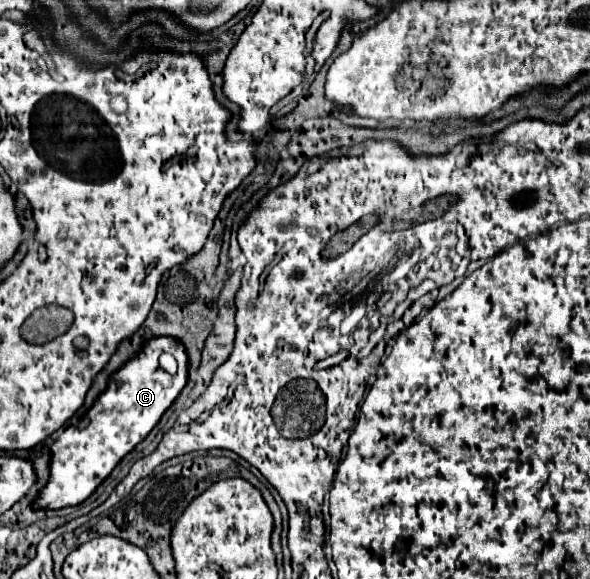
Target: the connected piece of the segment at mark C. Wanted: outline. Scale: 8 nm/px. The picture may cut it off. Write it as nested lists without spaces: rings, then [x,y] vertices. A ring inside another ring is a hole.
[[[164,336],[146,342],[142,352],[126,362],[126,366],[122,366],[122,370],[110,378],[106,392],[102,392],[88,410],[88,424],[84,428],[66,428],[52,444],[50,480],[40,498],[34,502],[34,508],[58,510],[84,502],[116,468],[116,464],[150,434],[162,414],[174,404],[188,382],[188,362],[188,352],[176,338]],[[164,352],[176,358],[176,374],[170,374],[160,366],[160,356]]]

